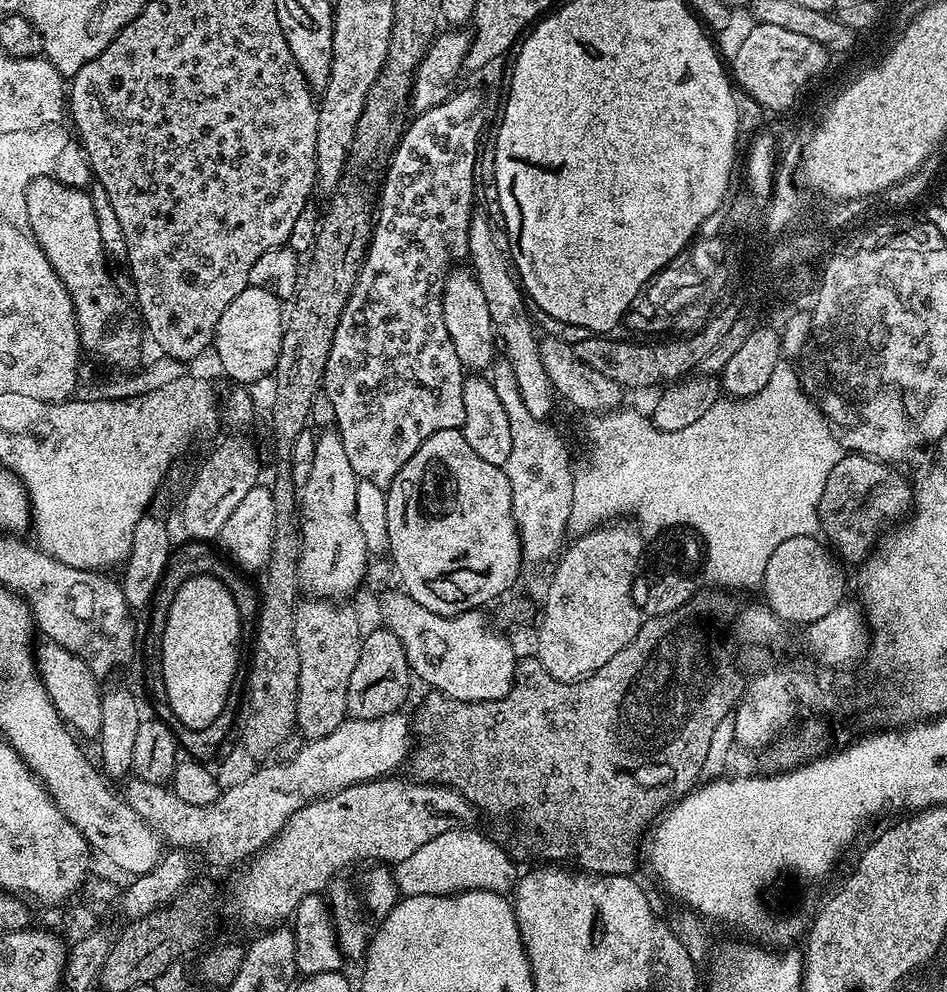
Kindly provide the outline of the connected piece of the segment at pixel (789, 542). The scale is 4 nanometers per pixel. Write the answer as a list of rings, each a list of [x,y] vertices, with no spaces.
[[[799,535],[788,538],[774,550],[766,564],[762,585],[765,605],[783,623],[810,625],[845,601],[846,576],[842,567],[836,554],[819,537]]]

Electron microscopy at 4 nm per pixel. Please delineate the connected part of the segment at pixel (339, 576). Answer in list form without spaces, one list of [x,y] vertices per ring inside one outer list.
[[[335,430],[319,433],[314,446],[314,463],[310,466],[310,478],[298,492],[298,523],[300,526],[300,561],[298,574],[300,587],[305,593],[316,598],[348,598],[359,584],[365,583],[370,563],[370,553],[366,546],[366,538],[362,538],[362,529],[358,526],[358,518],[354,508],[354,492],[357,477],[350,466],[350,458],[346,458],[346,450],[342,447],[340,433]]]

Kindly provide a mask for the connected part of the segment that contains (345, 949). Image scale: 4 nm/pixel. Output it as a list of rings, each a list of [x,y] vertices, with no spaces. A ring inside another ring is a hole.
[[[364,866],[356,871],[337,876],[326,889],[326,899],[332,910],[332,924],[336,928],[336,941],[340,946],[340,952],[349,961],[360,962],[368,952],[372,935],[396,904],[398,889],[391,867]]]

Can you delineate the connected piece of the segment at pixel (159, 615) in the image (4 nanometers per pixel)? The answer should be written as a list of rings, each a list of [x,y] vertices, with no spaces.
[[[189,539],[188,544],[184,544],[180,549],[178,547],[171,553],[168,565],[165,566],[164,576],[160,580],[160,584],[156,588],[156,592],[152,596],[150,613],[152,617],[148,620],[148,633],[143,633],[142,644],[144,640],[144,684],[148,687],[148,696],[153,709],[168,703],[166,698],[166,690],[164,689],[164,679],[162,678],[162,670],[160,669],[160,643],[162,642],[162,630],[164,623],[168,617],[168,603],[172,601],[172,596],[178,590],[178,586],[182,586],[182,582],[189,580],[191,576],[214,575],[219,580],[226,581],[229,588],[232,589],[232,597],[238,606],[238,610],[242,614],[250,614],[249,617],[255,618],[260,615],[260,593],[257,585],[251,584],[249,577],[244,574],[237,574],[238,569],[231,559],[225,558],[223,555],[216,556],[217,549],[211,543],[203,540]]]

